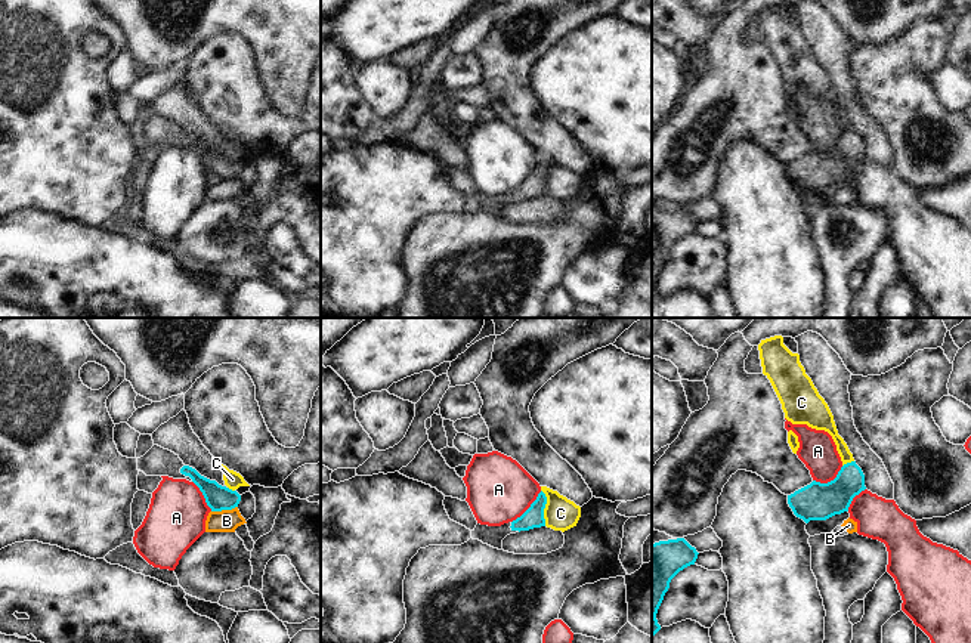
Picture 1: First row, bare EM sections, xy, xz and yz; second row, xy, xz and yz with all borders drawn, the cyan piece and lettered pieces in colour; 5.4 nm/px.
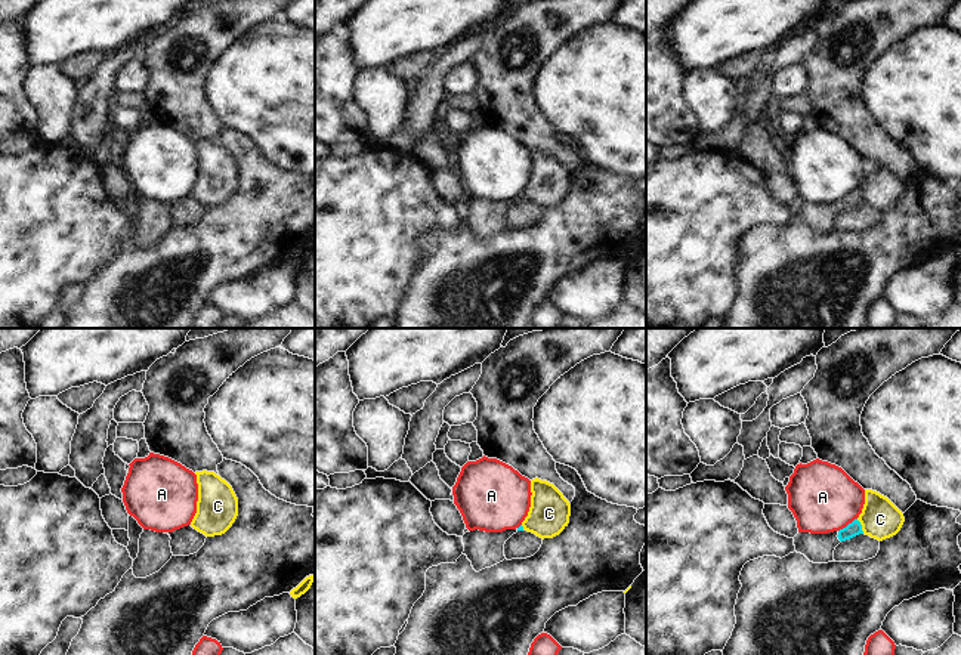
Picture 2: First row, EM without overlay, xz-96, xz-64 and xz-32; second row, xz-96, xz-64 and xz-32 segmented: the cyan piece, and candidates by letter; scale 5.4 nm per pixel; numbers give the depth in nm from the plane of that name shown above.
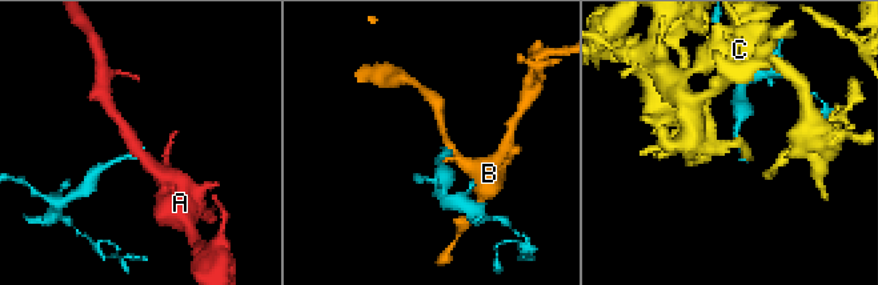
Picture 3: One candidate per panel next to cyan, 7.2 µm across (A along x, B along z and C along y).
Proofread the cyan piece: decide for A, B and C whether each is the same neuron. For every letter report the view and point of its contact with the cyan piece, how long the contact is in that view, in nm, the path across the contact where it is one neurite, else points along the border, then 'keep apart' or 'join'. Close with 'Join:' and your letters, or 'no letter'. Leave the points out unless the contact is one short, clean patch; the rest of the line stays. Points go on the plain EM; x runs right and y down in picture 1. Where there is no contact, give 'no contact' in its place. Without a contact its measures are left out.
A: xz (529, 176) | 240 nm | along xz (541, 160), (512, 191) | keep apart
B: xy (223, 178) | 150 nm | along xy (237, 175), (228, 179), (212, 181) | keep apart
C: xz (544, 176) | 200 nm | along xz (541, 158), (546, 166), (546, 194) | keep apart
Join: no letter

